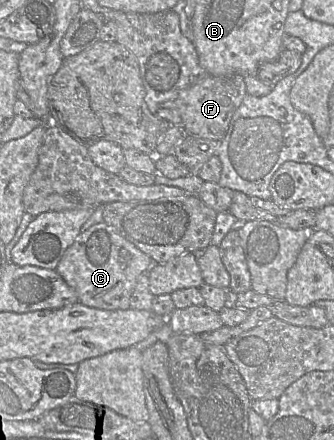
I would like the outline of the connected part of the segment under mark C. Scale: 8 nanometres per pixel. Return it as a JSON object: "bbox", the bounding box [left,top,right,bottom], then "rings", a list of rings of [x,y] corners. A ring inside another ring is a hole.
{"bbox":[55,222,153,310],"rings":[[[100,222],[77,236],[61,257],[55,270],[76,292],[79,303],[101,310],[127,310],[131,309],[130,298],[138,277],[148,272],[153,263],[148,255],[123,238],[113,227]]]}

